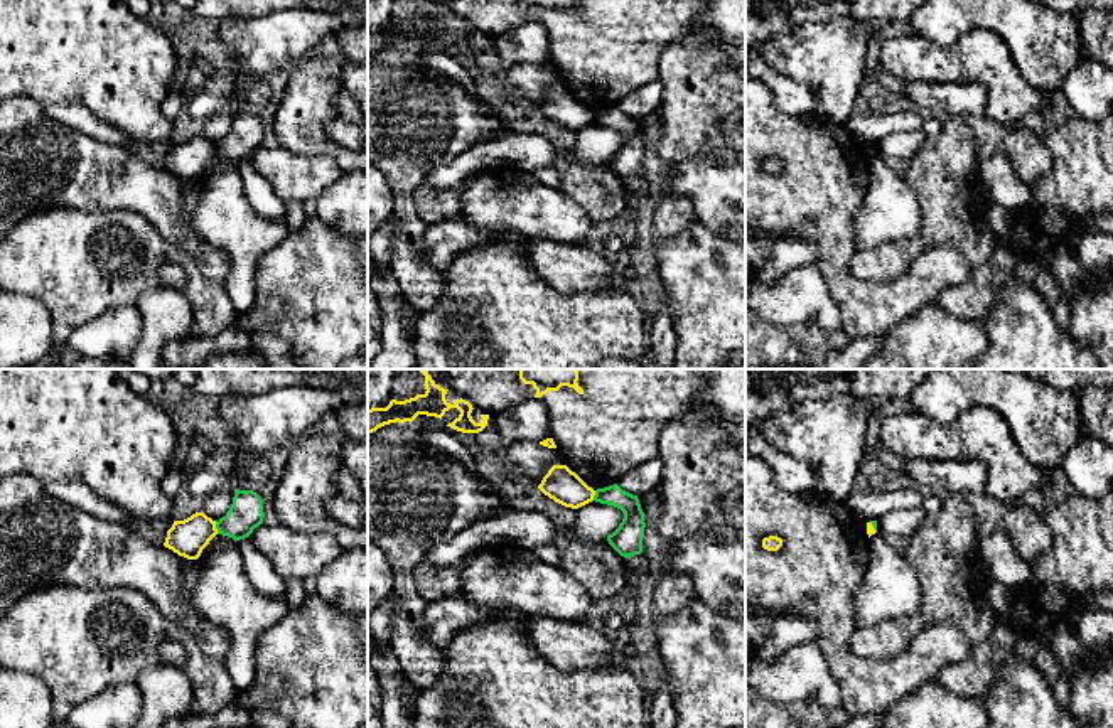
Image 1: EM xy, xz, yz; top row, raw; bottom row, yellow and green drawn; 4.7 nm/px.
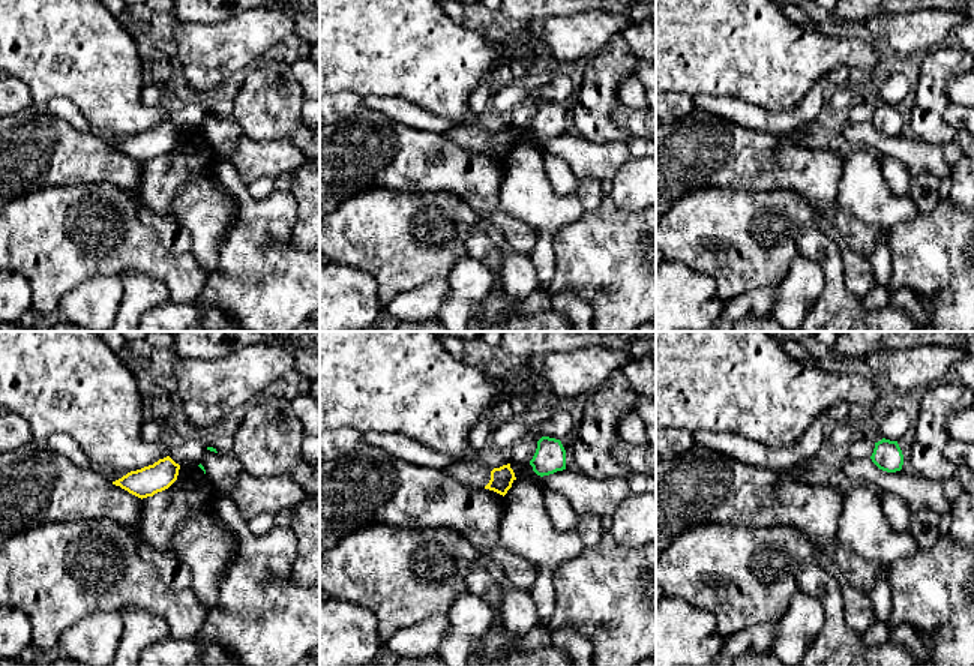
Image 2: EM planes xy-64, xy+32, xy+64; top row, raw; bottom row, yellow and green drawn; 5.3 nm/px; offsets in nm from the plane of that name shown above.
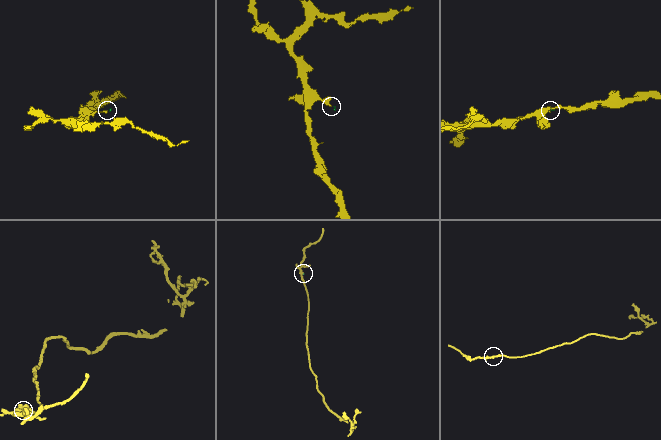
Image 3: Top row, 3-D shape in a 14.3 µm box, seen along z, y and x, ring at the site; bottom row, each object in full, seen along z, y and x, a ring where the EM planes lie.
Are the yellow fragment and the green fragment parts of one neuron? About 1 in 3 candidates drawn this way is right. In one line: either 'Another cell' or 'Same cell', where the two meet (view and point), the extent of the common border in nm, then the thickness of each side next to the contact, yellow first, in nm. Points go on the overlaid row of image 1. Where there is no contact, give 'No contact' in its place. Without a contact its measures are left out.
Another cell. Touches yellow at xy (215, 528). Shared border 70 nm. Thickness 180 nm (yellow) against 160 nm

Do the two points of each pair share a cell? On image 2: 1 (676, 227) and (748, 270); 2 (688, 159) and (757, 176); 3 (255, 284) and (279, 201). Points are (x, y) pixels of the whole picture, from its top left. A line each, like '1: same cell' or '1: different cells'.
1: same cell
2: same cell
3: same cell

